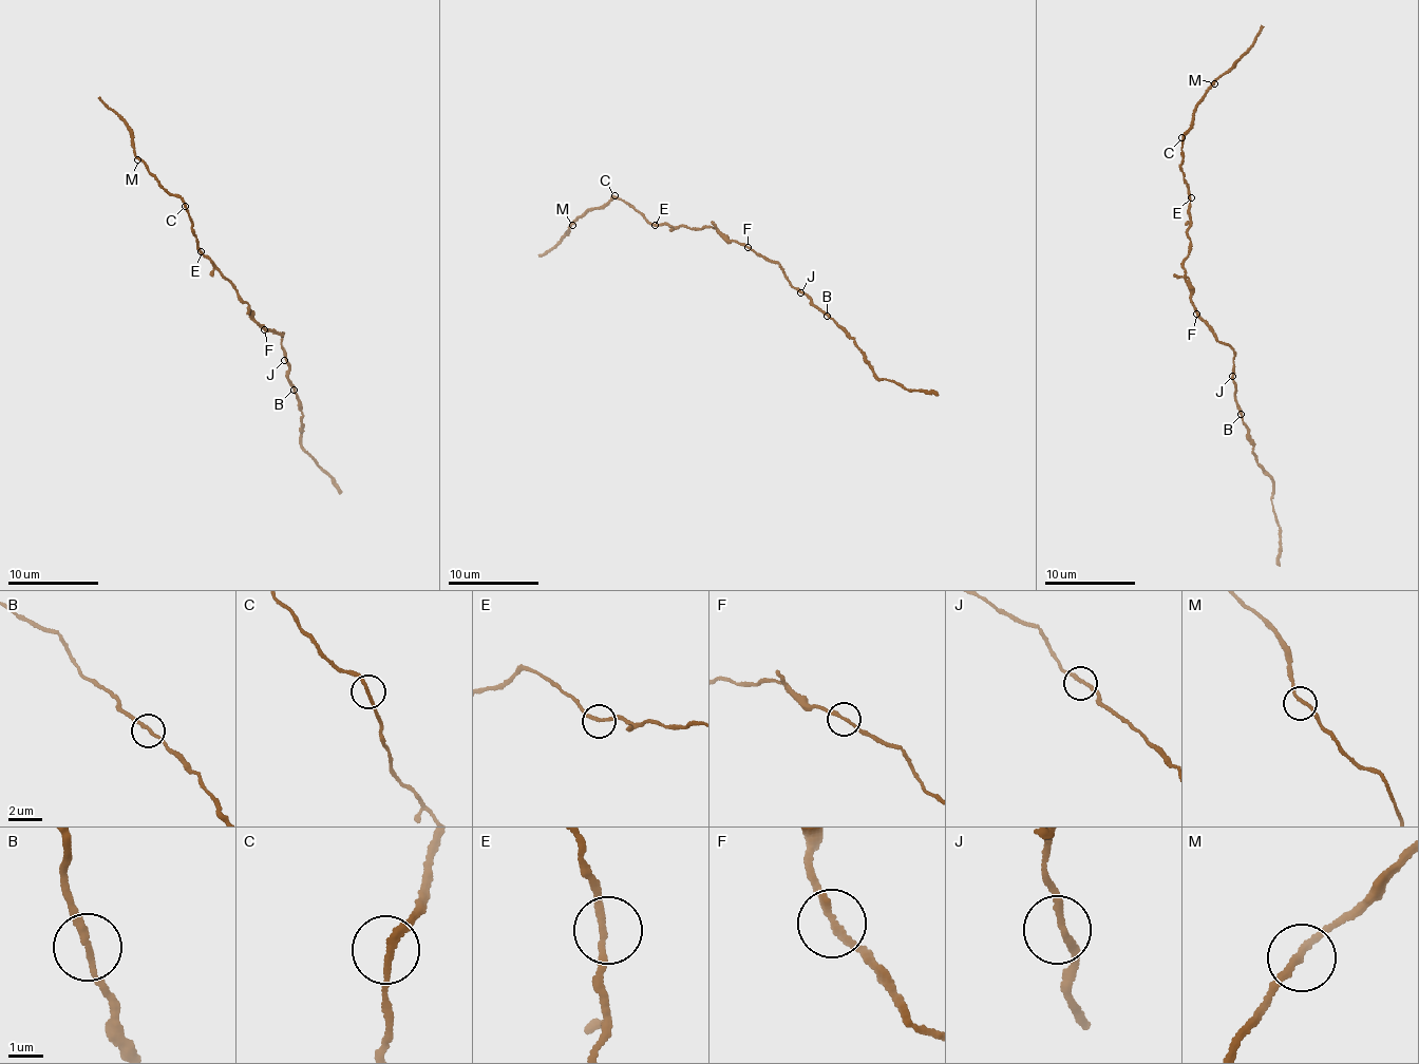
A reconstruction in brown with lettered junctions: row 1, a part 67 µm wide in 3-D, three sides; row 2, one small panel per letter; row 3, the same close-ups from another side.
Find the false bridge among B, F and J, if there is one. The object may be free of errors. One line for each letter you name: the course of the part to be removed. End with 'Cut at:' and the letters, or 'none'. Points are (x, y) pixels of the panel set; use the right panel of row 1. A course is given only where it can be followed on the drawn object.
Cut at: none

